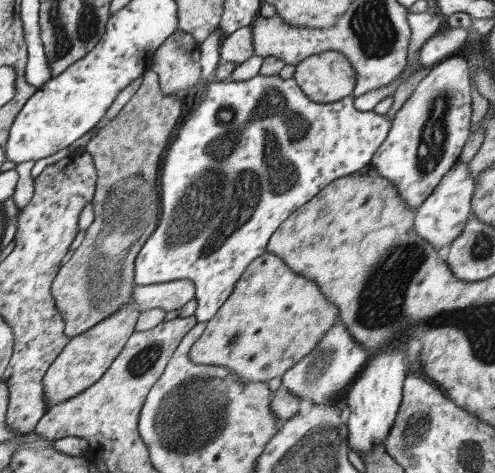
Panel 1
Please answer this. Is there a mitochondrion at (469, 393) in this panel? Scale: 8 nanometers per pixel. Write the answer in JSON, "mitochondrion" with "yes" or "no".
{"mitochondrion":"no"}

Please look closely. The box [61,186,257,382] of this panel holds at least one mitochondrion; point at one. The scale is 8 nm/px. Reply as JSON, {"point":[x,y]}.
{"point":[138,364]}

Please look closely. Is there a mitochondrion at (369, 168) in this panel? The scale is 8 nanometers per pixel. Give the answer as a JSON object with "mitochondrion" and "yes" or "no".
{"mitochondrion":"no"}

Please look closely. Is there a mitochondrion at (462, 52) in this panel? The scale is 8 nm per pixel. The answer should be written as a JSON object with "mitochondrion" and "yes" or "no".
{"mitochondrion":"no"}

